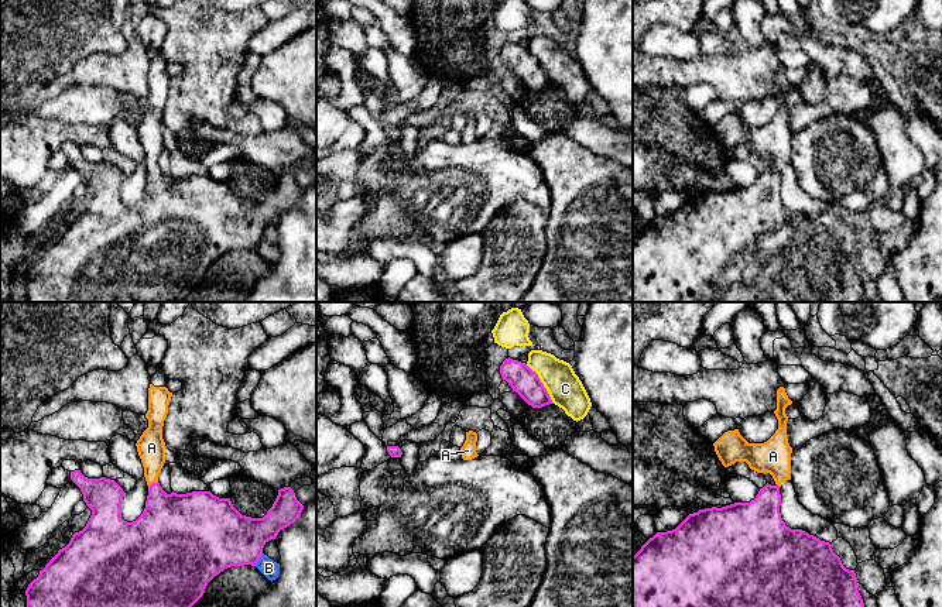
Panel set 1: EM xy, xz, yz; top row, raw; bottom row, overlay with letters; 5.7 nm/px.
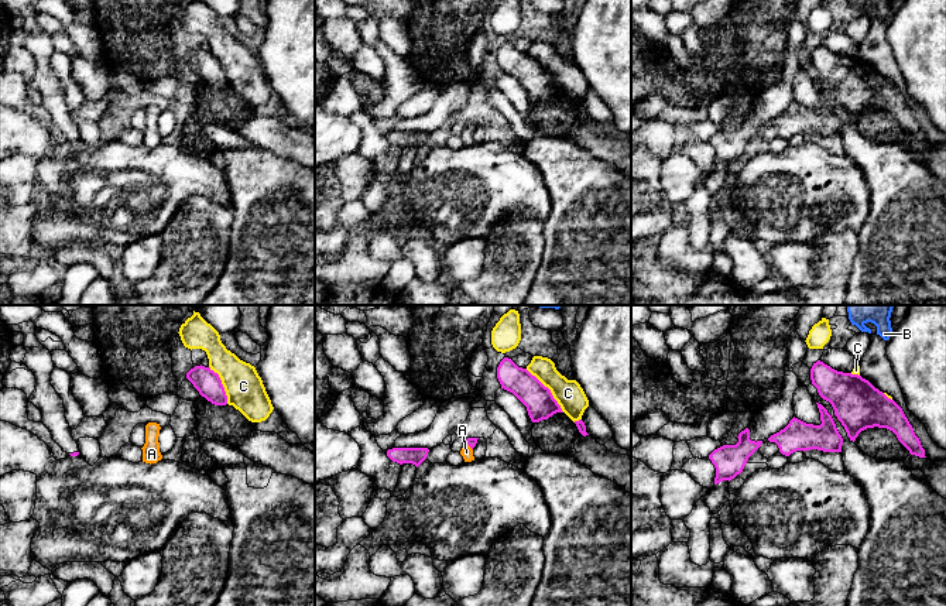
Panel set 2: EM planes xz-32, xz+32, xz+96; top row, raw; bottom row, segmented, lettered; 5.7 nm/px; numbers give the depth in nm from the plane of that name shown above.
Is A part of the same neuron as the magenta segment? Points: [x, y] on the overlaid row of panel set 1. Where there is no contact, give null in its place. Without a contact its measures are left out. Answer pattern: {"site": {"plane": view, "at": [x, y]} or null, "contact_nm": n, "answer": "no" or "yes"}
{"site": {"plane": "xy", "at": [153, 483]}, "contact_nm": 70, "answer": "yes"}

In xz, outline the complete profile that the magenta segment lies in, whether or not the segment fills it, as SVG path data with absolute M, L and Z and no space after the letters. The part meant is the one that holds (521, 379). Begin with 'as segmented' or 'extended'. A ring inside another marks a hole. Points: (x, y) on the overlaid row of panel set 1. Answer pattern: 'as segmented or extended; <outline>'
as segmented; M506 359L500 366L501 378L532 408L554 404L538 374L525 363Z

